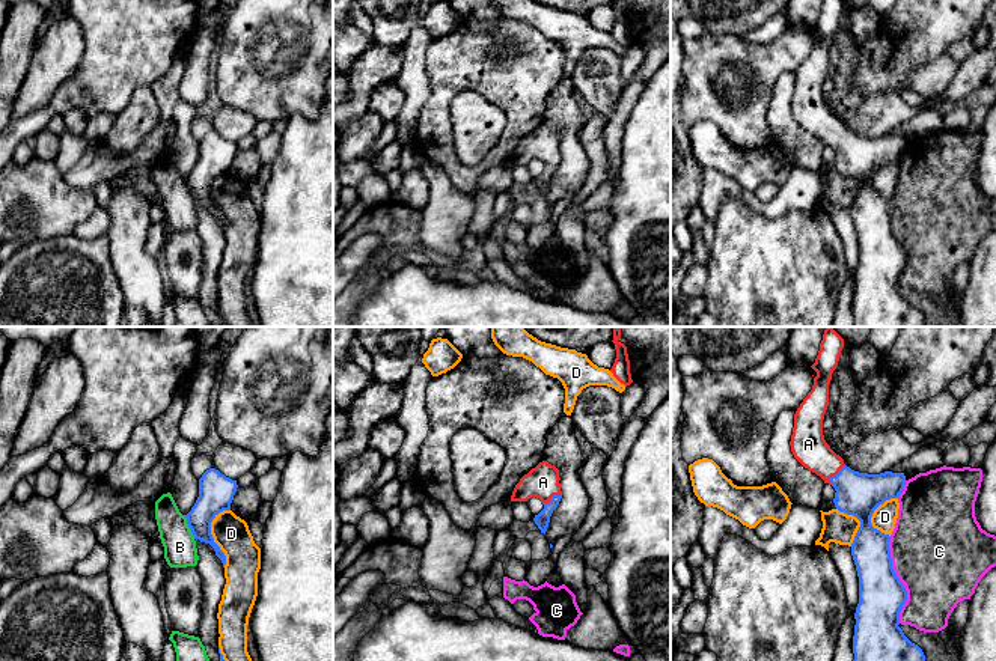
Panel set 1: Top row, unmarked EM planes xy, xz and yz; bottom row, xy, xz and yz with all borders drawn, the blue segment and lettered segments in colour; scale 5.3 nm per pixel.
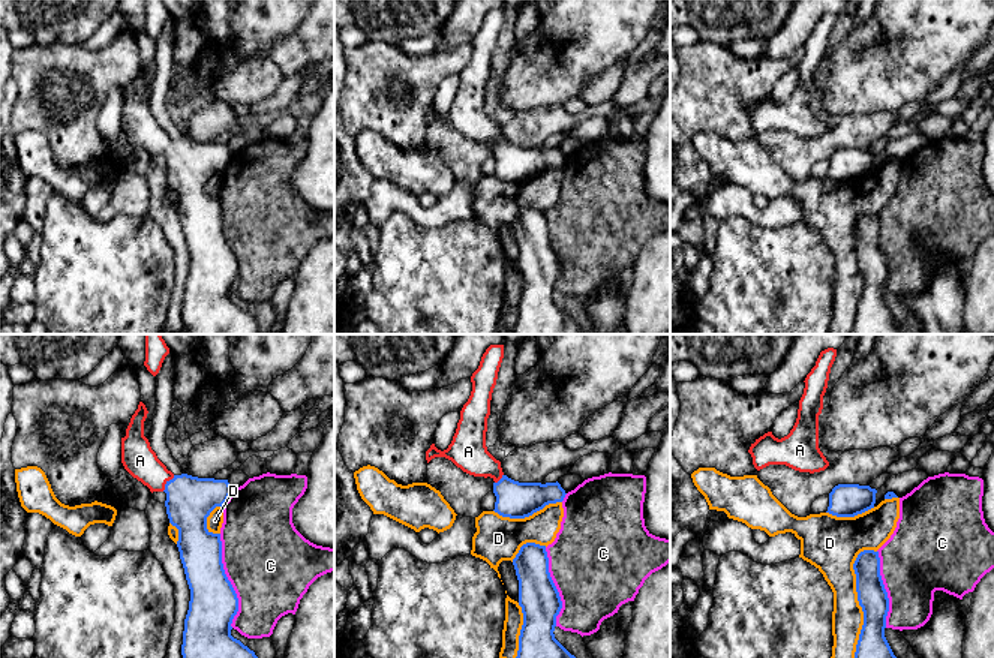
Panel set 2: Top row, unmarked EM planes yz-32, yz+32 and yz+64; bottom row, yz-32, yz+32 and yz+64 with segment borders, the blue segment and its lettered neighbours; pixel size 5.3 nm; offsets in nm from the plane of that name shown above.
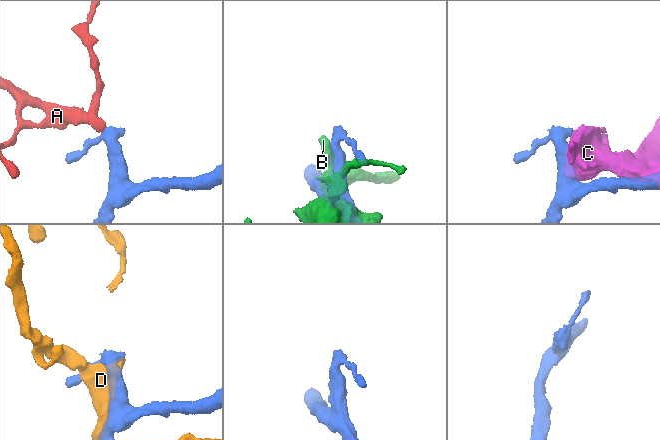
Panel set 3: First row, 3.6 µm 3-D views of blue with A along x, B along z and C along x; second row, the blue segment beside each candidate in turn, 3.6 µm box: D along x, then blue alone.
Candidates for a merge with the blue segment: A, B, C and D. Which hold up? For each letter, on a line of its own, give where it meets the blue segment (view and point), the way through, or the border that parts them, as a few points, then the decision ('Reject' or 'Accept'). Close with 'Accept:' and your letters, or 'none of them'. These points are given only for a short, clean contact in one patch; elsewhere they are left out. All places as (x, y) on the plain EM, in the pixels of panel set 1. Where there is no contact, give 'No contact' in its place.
A: Touches blue at yz (837, 137). Path across: yz (859, 157), (837, 137), (808, 107). Accept
B: Touches blue at xy (189, 188). Reject
C: Touches blue at yz (898, 243). Reject
D: Touches blue at xy (211, 197). Reject
Accept: A

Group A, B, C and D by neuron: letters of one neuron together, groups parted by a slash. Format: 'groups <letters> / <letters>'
groups A / B / C / D

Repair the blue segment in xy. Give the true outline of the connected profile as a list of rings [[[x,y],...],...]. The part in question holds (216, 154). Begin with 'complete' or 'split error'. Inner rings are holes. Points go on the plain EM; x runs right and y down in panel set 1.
complete | [[[215,131],[206,133],[199,142],[199,160],[191,173],[185,178],[194,202],[209,206],[215,218],[222,223],[223,230],[226,227],[226,218],[214,205],[211,185],[220,175],[231,173],[237,151],[237,143],[226,140]]]

